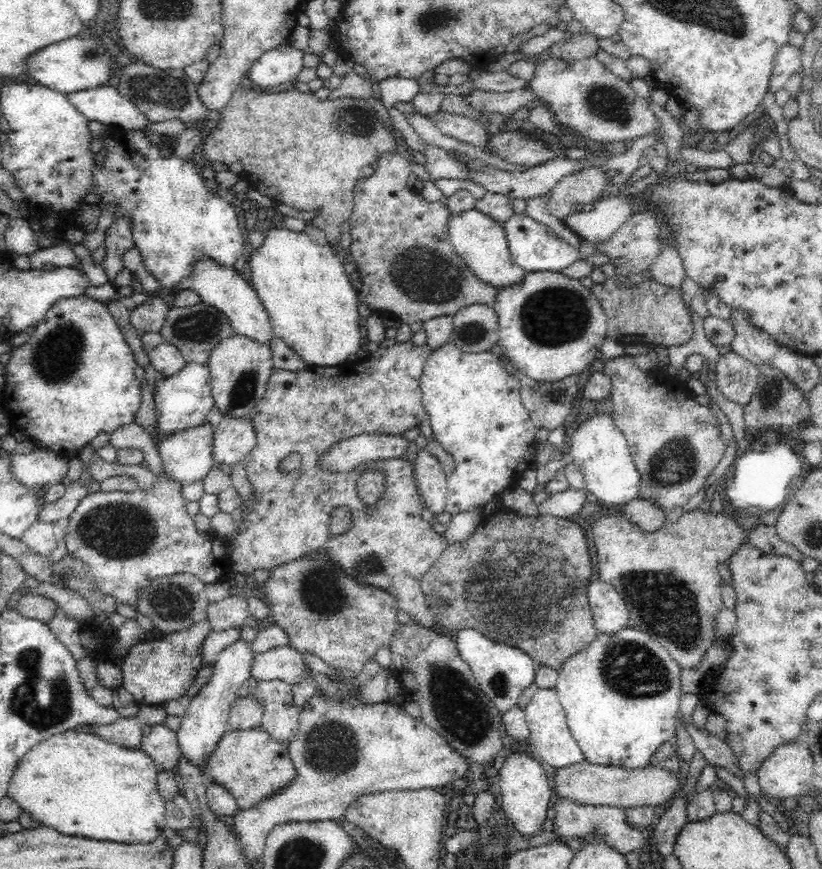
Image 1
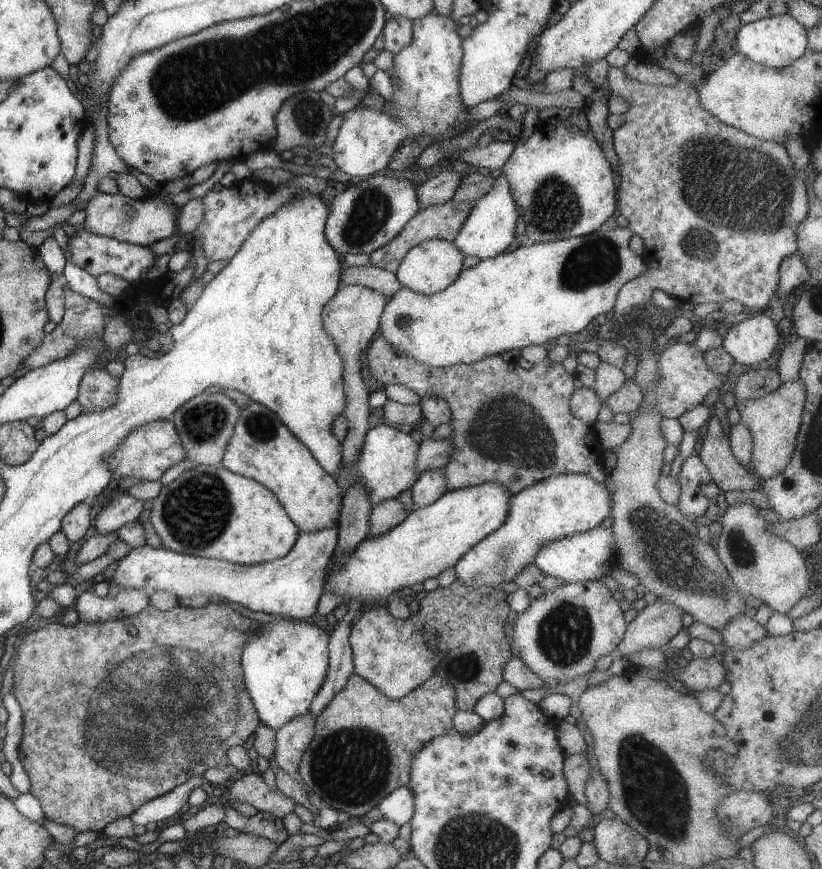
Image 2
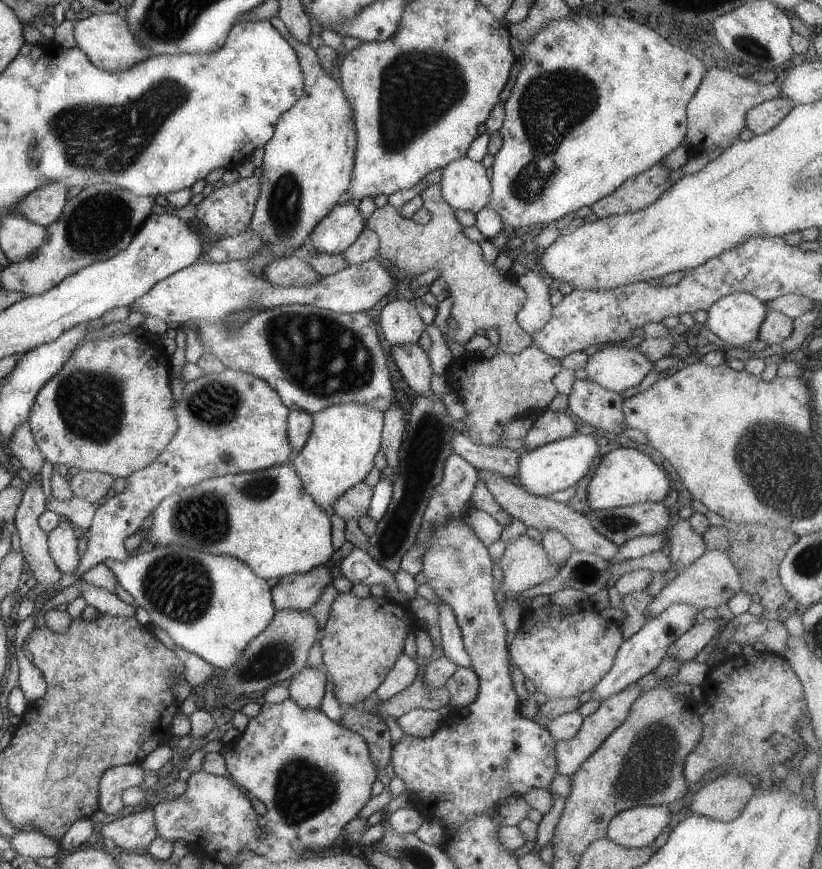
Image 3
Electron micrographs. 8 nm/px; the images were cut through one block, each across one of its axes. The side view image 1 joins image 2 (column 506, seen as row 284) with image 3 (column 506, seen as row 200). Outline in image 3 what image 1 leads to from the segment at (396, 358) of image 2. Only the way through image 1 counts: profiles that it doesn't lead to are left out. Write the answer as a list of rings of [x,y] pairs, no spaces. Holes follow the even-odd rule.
[[[531,344],[517,355],[503,353],[501,350],[492,358],[483,360],[479,358],[460,357],[452,358],[451,366],[447,372],[450,386],[458,392],[463,400],[465,415],[462,418],[465,428],[462,434],[471,438],[476,444],[492,447],[495,442],[502,440],[504,428],[512,420],[521,416],[533,417],[539,415],[540,410],[548,409],[548,405],[559,393],[554,386],[553,378],[563,369],[561,359],[550,356],[540,347]]]

